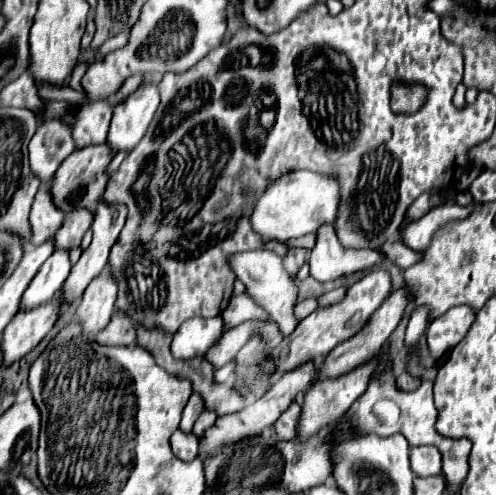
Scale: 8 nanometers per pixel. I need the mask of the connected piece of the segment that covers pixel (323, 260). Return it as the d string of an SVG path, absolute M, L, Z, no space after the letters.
M321 224L317 228L317 242L309 254L311 276L327 282L357 270L375 268L387 262L383 250L345 250L341 248L333 224Z

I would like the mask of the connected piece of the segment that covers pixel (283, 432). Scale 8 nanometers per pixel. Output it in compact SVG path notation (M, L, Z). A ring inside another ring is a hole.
M293 400L291 406L279 416L279 420L275 422L275 436L279 440L295 440L297 434L295 434L295 422L297 422L297 416L301 412L301 406Z

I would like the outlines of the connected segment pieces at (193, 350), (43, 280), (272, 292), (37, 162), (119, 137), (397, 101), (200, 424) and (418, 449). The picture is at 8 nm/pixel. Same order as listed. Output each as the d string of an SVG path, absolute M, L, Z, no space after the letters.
M221 316L215 318L191 318L179 326L173 334L171 354L175 358L197 358L205 356L211 346L225 334L225 322Z
M65 250L53 252L49 256L49 260L43 264L43 268L35 274L35 278L31 280L27 290L23 292L21 308L31 310L35 306L47 304L53 298L53 294L61 288L61 284L67 280L69 270L71 270L69 252L65 252Z
M253 250L253 252L237 252L229 256L229 266L233 268L235 276L245 284L247 294L273 318L277 320L283 336L293 332L297 326L297 318L293 316L293 306L297 302L297 286L289 278L289 274L283 268L281 258L271 250Z
M59 120L43 122L29 142L29 166L41 182L47 182L73 150L75 146L67 124Z
M139 86L127 100L113 108L107 144L113 152L131 152L145 136L159 108L157 86Z
M399 82L391 86L391 110L397 114L413 114L427 100L427 88L417 82Z
M205 408L193 426L193 434L201 436L201 432L205 432L205 428L211 428L215 424L215 420L217 420L217 414L211 408Z
M413 446L409 450L409 460L411 470L421 478L437 476L443 472L443 456L435 446Z

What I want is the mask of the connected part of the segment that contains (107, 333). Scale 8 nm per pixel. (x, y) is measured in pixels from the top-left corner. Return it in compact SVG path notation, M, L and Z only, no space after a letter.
M115 312L113 320L105 330L101 330L93 340L101 346L123 346L133 348L135 346L135 324L125 316L125 312Z

